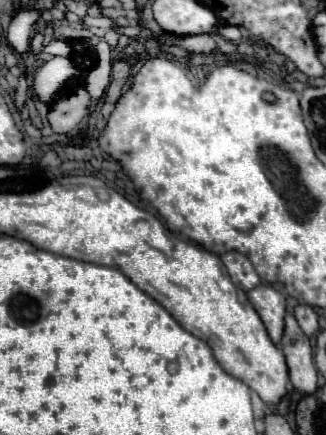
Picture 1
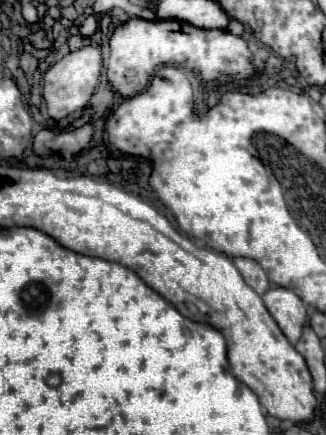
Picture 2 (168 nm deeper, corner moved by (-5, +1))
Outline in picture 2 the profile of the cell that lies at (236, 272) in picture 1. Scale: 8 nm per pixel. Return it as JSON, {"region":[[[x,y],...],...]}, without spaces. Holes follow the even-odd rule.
{"region":[[[235,257],[233,259],[235,267],[239,269],[241,277],[247,281],[247,285],[251,289],[255,289],[255,293],[263,295],[267,289],[269,289],[269,279],[267,279],[267,273],[263,273],[263,269],[259,267],[257,261],[251,261],[247,257]]]}

